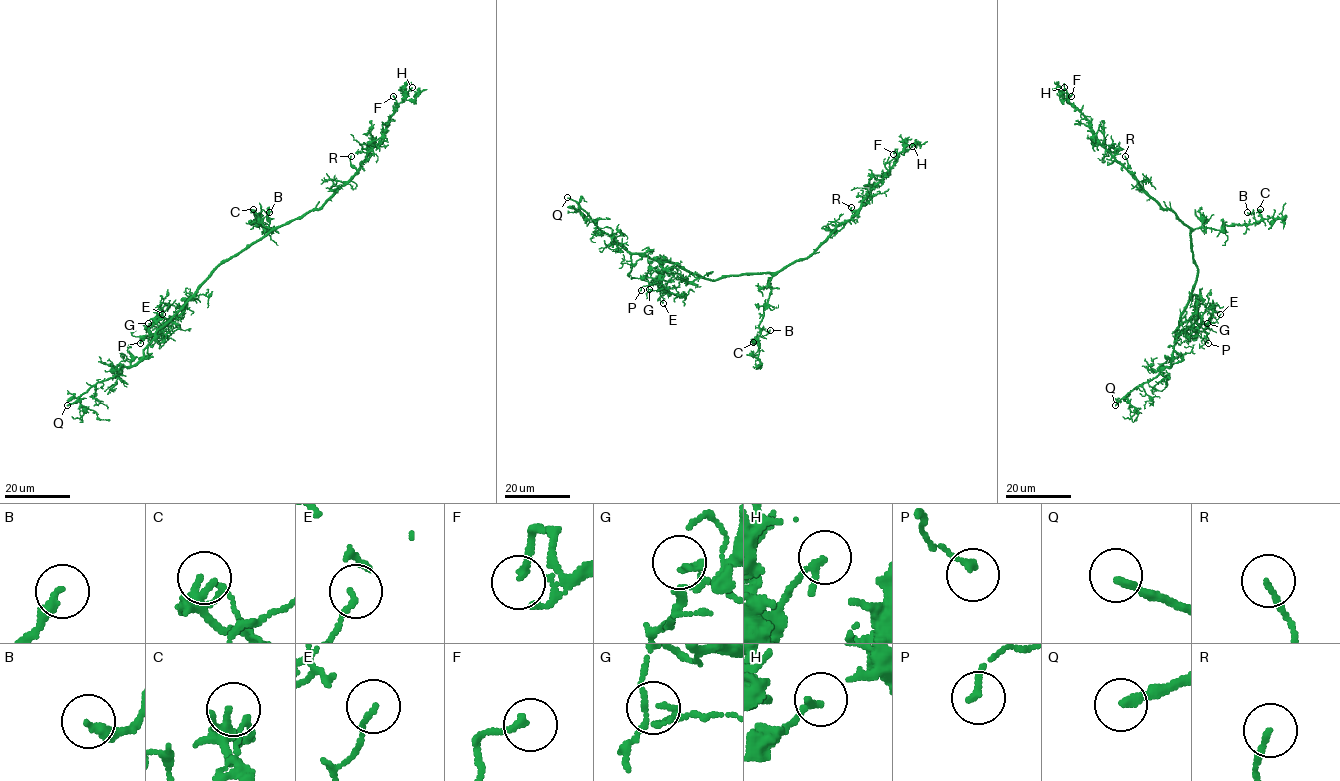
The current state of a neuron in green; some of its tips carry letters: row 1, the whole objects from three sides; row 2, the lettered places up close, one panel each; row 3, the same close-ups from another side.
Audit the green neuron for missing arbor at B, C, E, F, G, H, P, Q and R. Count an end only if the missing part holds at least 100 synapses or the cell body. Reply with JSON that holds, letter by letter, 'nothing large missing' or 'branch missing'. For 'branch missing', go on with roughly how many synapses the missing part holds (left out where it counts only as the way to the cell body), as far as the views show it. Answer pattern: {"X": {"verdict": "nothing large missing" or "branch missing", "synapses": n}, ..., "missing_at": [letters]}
{"B": {"verdict": "nothing large missing"}, "C": {"verdict": "nothing large missing"}, "E": {"verdict": "nothing large missing"}, "F": {"verdict": "nothing large missing"}, "G": {"verdict": "nothing large missing"}, "H": {"verdict": "nothing large missing"}, "P": {"verdict": "nothing large missing"}, "Q": {"verdict": "branch missing"}, "R": {"verdict": "nothing large missing"}, "missing_at": ["Q"]}

